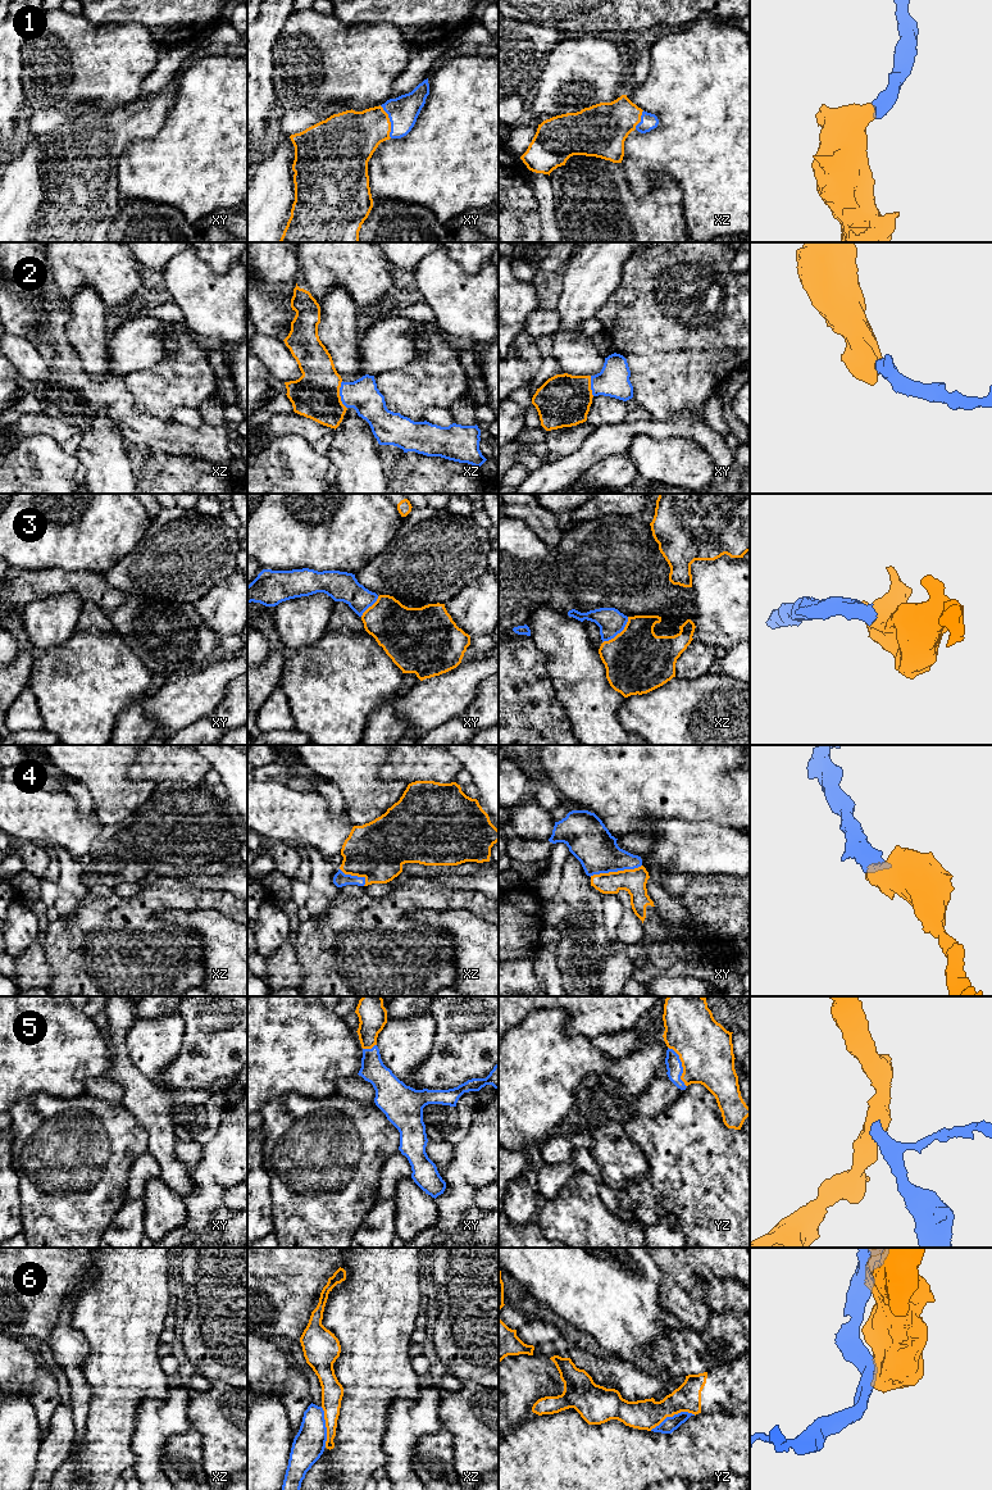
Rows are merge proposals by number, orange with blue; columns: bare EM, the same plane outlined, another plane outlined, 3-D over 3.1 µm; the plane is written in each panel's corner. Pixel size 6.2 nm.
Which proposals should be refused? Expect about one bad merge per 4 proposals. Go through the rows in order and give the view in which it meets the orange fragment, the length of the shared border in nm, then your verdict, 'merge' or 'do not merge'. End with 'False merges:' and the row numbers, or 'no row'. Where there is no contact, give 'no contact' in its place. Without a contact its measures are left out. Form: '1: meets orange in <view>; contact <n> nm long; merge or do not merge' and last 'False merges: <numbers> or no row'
1: meets orange in xy; contact 220 nm long; merge
2: meets orange in xz; contact 180 nm long; merge
3: meets orange in xz; contact 240 nm long; merge
4: meets orange in xy; contact 340 nm long; merge
5: meets orange in yz; contact 280 nm long; merge
6: meets orange in yz; contact 300 nm long; do not merge
False merges: 6

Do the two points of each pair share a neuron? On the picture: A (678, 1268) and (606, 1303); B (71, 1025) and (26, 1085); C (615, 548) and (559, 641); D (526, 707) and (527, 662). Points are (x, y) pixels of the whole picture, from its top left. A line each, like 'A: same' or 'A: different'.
A: different
B: same
C: different
D: same

